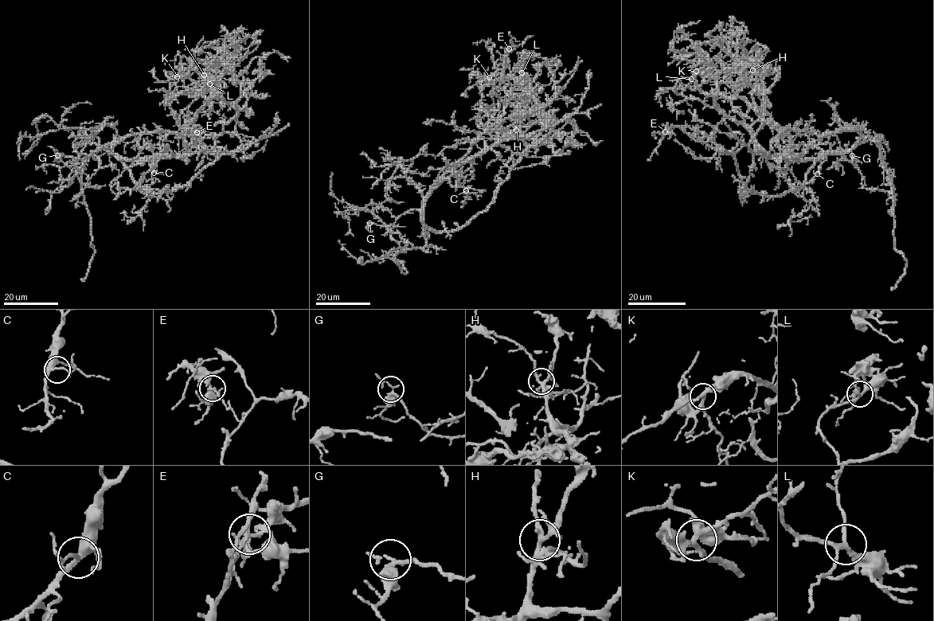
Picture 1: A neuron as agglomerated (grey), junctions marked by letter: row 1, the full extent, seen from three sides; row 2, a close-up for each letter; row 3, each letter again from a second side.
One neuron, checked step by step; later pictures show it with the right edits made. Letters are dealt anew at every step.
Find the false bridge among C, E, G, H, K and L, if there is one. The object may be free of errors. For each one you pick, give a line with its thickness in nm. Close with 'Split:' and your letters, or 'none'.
Split: none

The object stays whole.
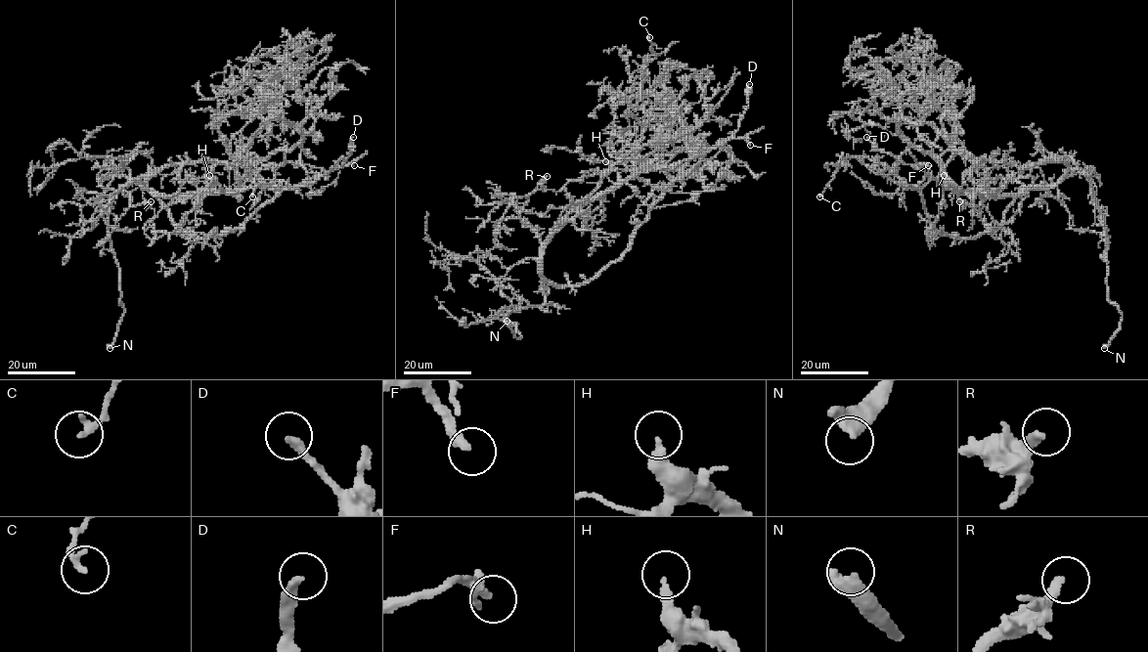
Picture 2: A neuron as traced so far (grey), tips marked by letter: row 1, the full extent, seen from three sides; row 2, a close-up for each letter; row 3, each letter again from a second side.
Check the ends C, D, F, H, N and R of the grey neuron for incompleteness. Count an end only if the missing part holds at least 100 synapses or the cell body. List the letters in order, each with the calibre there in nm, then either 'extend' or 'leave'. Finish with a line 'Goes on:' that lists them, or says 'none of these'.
C: 200 nm | leave
D: 280 nm | leave
F: 320 nm | leave
H: 300 nm | extend
N: 320 nm | extend
R: 280 nm | extend
Goes on: H, N, R

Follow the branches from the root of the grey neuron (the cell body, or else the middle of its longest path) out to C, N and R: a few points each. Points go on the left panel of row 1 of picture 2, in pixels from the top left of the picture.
C: (162, 195), (170, 219), (198, 238), (240, 228), (281, 190), (254, 180), (244, 156), (258, 171), (252, 196)
N: (162, 195), (146, 187), (148, 173), (133, 178), (111, 203), (108, 235), (119, 269), (123, 314), (110, 348)
R: (162, 195), (152, 193), (137, 181), (128, 183), (122, 189), (131, 199), (130, 205), (151, 201)

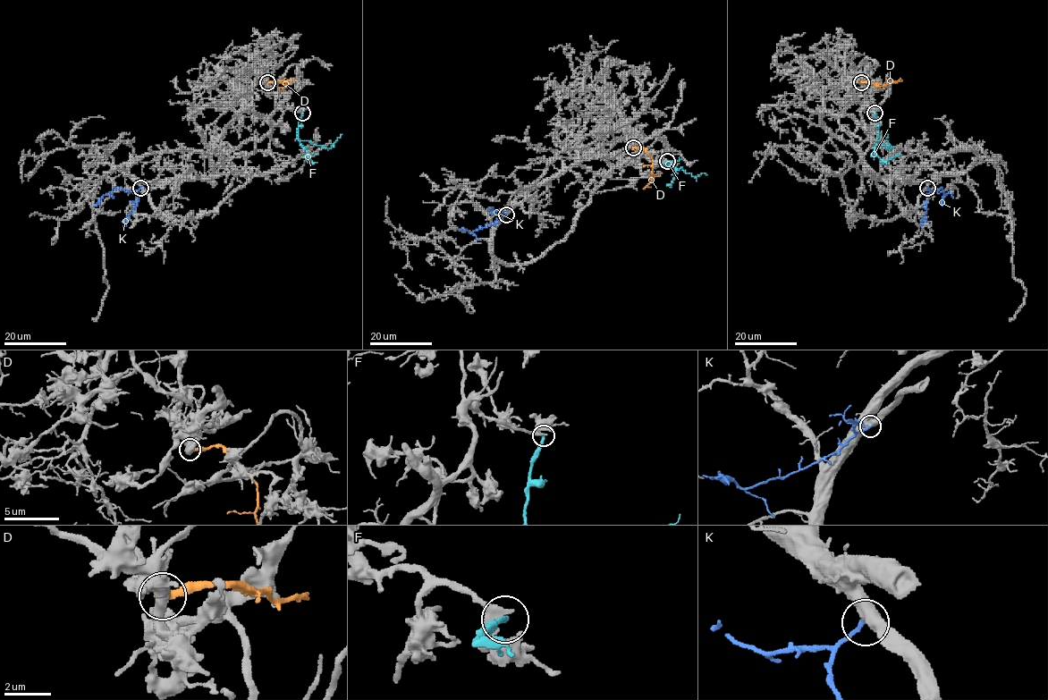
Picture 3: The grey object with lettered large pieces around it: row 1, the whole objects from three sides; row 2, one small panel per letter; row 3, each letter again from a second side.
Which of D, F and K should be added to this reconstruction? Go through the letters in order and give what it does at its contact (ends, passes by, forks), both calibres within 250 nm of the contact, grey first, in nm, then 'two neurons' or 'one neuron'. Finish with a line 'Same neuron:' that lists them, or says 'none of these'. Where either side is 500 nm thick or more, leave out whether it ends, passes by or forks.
D: it ends | 440/360 nm | two neurons
F: it ends | 360/260 nm | two neurons
K: it ends | 480/180 nm | one neuron
Same neuron: K

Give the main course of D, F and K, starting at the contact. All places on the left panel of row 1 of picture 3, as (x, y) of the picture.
D: (268, 82), (286, 83), (286, 86), (286, 82), (278, 80)
F: (302, 113), (297, 134), (300, 139), (329, 147), (342, 134)
K: (140, 188), (130, 191), (114, 189), (93, 206)

